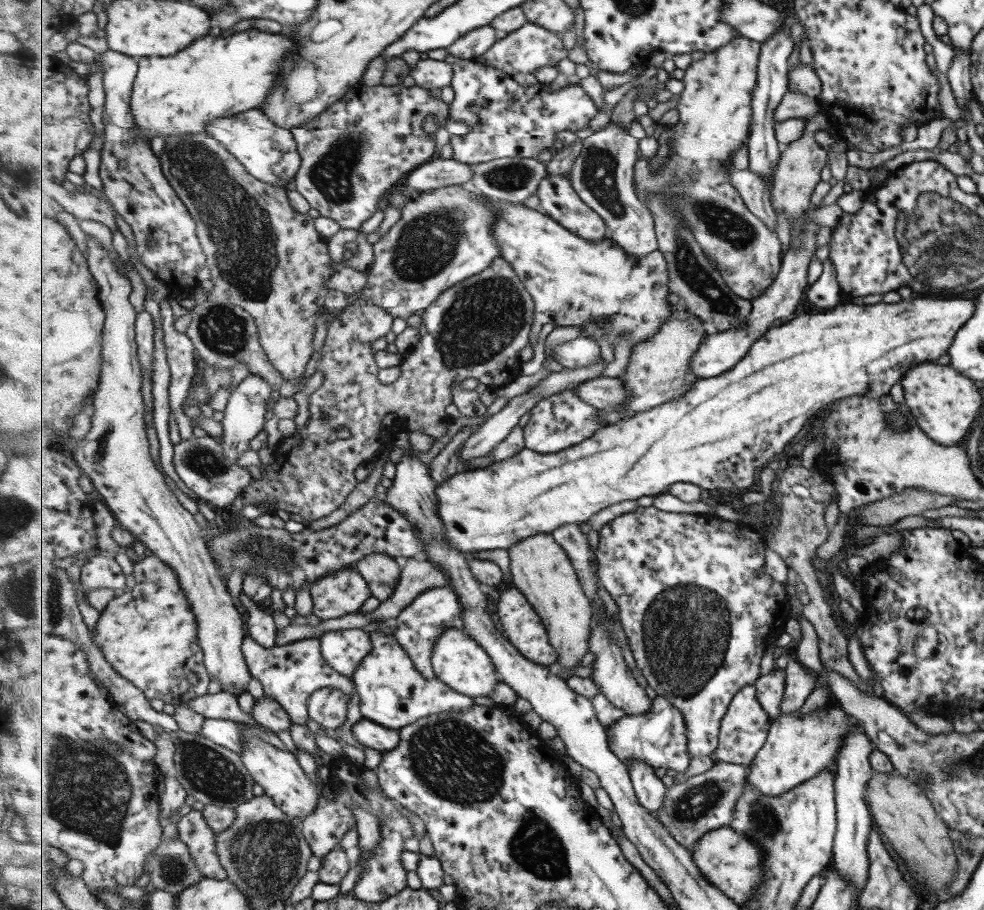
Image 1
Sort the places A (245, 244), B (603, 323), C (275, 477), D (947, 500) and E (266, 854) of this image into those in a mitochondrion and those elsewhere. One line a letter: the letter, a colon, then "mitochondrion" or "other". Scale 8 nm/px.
A: mitochondrion
B: mitochondrion
C: other
D: other
E: mitochondrion

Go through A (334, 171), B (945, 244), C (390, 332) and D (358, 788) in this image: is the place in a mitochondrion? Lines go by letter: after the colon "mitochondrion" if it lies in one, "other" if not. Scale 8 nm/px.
A: mitochondrion
B: mitochondrion
C: other
D: other

